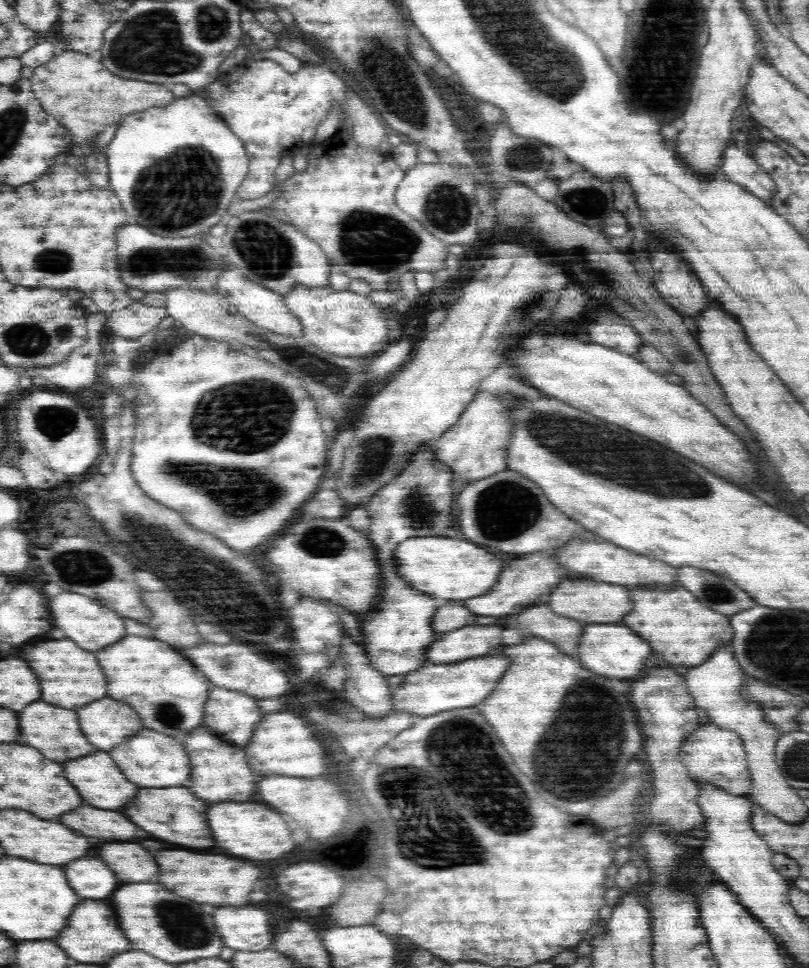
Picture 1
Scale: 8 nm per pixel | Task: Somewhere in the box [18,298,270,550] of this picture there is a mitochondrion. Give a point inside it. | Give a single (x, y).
(56, 424)

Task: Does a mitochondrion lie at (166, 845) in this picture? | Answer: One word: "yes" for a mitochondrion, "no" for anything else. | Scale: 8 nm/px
no

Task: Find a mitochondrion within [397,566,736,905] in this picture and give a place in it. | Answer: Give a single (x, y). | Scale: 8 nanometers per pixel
(588, 736)

